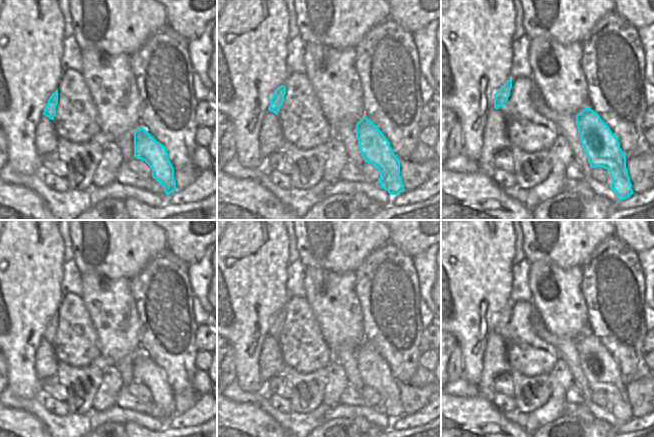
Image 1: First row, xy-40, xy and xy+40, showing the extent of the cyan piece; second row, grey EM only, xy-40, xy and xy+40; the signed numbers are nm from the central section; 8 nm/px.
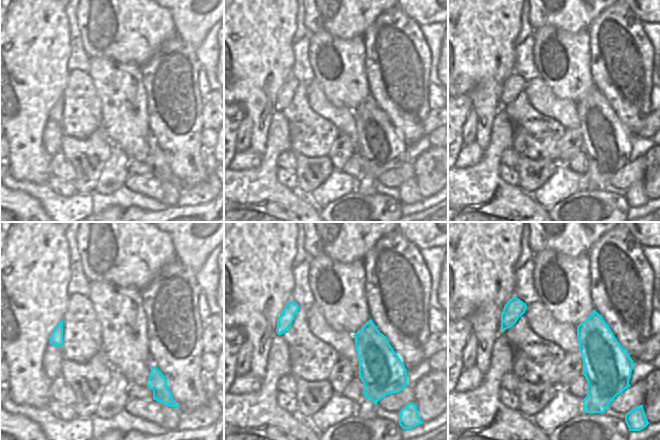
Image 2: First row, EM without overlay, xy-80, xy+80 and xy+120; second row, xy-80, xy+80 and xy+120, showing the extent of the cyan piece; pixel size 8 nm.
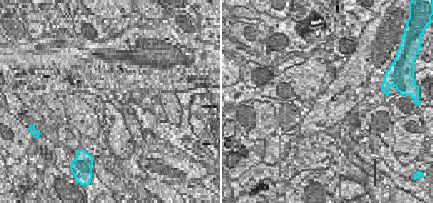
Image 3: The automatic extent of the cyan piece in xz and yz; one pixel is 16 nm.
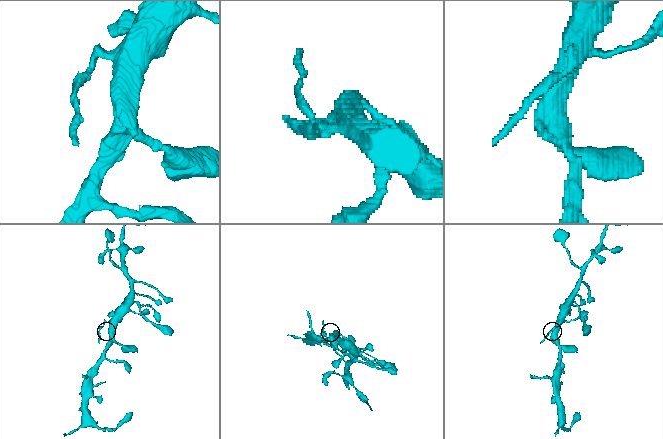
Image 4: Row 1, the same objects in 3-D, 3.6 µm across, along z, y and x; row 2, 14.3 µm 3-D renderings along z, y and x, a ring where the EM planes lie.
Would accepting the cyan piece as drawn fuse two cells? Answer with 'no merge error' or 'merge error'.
no merge error

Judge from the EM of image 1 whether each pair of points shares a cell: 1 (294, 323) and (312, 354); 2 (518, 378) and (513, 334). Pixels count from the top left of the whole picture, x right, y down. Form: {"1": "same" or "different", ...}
{"1": "same", "2": "different"}

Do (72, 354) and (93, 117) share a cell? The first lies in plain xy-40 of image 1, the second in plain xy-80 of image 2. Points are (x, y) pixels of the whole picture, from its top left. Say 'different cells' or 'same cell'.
same cell

